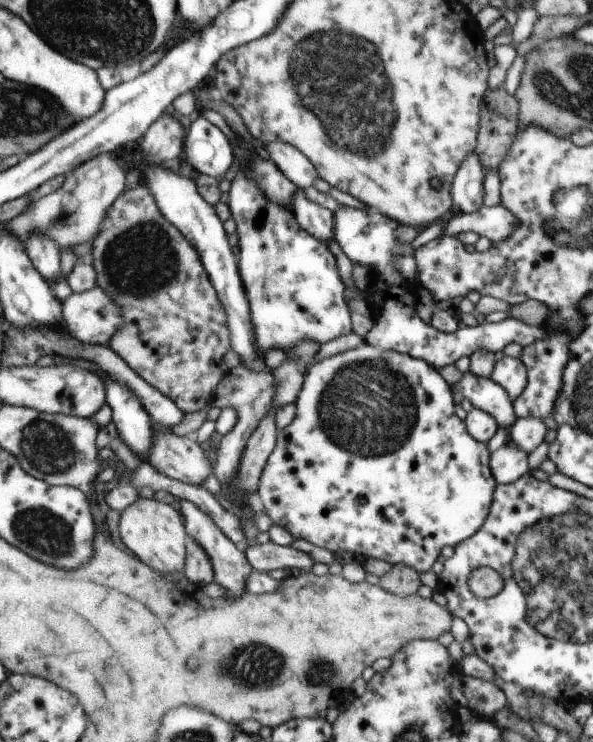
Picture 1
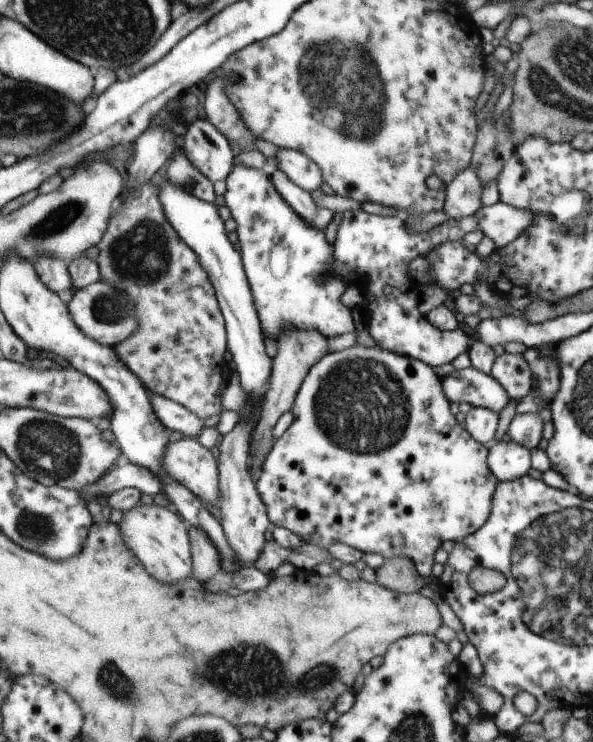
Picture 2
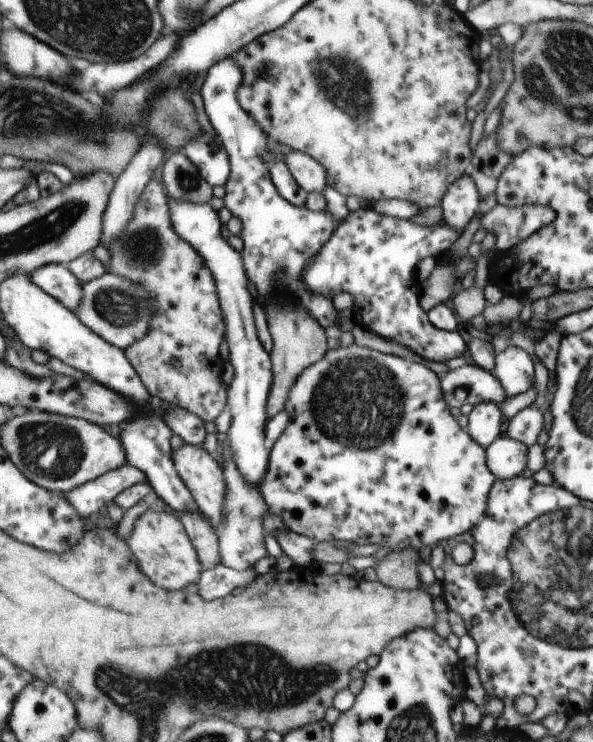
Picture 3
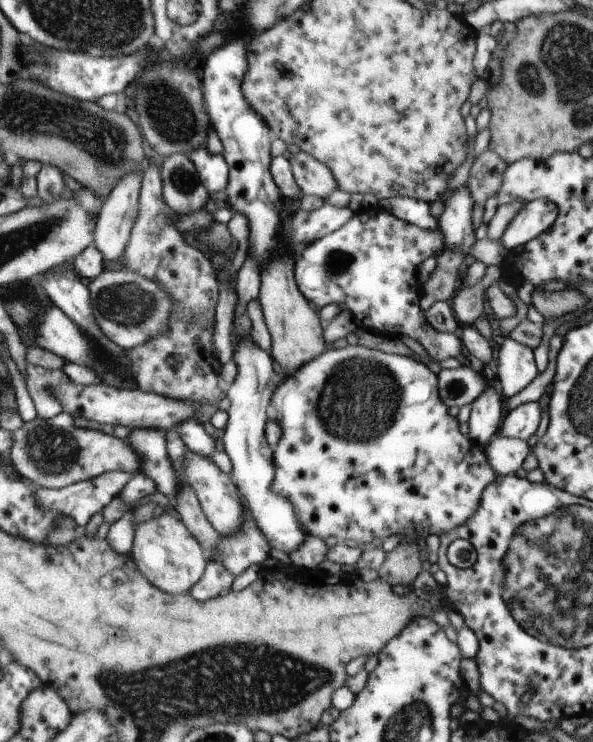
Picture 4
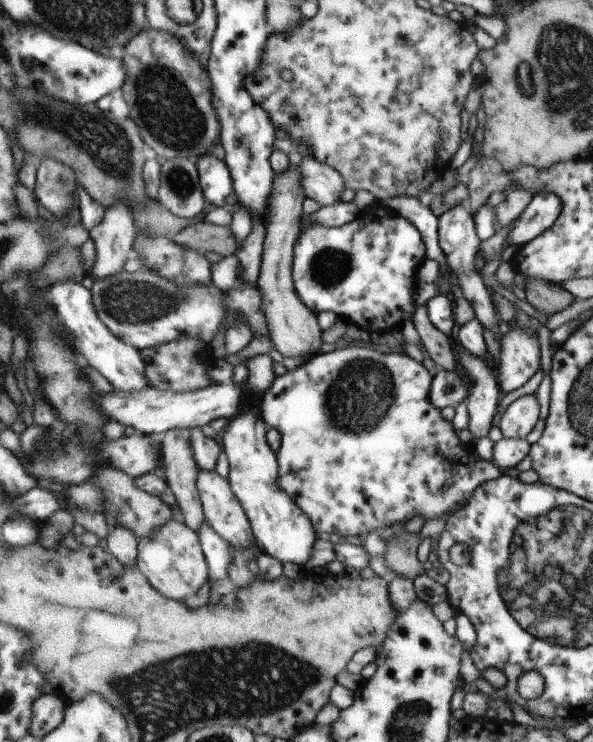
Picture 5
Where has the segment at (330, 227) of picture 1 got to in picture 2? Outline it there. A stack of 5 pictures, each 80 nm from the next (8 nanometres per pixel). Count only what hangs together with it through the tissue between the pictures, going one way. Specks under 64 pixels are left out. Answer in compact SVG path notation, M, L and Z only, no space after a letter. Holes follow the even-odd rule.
M277 168L271 176L277 191L309 226L315 226L317 230L327 230L327 226L335 218L335 214L330 209L319 209L312 194L297 186L283 170Z

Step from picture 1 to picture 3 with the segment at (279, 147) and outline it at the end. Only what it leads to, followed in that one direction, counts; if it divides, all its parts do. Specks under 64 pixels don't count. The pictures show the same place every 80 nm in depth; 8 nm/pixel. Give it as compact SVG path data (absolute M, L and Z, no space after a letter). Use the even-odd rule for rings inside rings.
M293 149L283 156L282 160L289 166L295 181L307 193L323 192L327 186L330 186L325 166L309 154Z

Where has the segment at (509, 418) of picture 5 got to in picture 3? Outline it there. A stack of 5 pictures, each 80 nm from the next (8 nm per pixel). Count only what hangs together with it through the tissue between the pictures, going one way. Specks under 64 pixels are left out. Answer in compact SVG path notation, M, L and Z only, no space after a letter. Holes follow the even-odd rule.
M530 405L506 421L505 426L503 426L503 434L528 447L537 440L539 432L541 432L541 426L543 426L543 418L541 418L539 410Z

